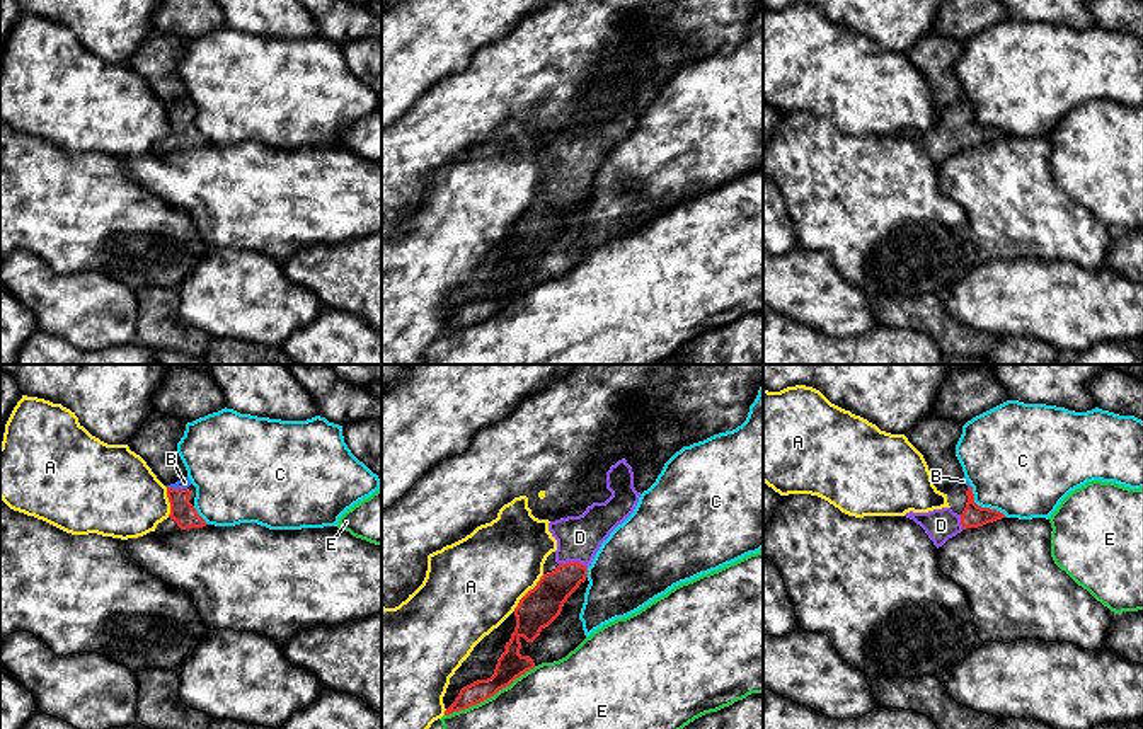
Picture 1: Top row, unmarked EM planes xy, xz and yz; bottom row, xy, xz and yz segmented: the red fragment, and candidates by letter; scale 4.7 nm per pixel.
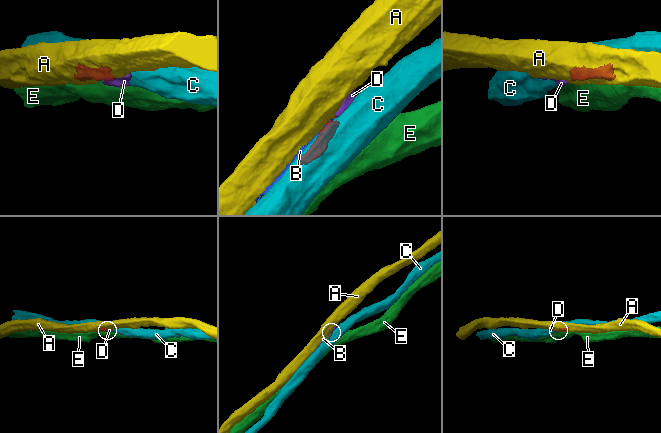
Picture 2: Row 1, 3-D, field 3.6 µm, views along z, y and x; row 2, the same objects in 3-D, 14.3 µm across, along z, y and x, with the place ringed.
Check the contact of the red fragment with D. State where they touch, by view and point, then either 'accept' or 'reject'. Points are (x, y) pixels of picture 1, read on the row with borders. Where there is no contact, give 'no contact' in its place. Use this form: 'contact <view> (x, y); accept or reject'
contact xz (573, 562); accept

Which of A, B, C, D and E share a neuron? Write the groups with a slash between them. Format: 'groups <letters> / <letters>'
groups A / B D / C / E

